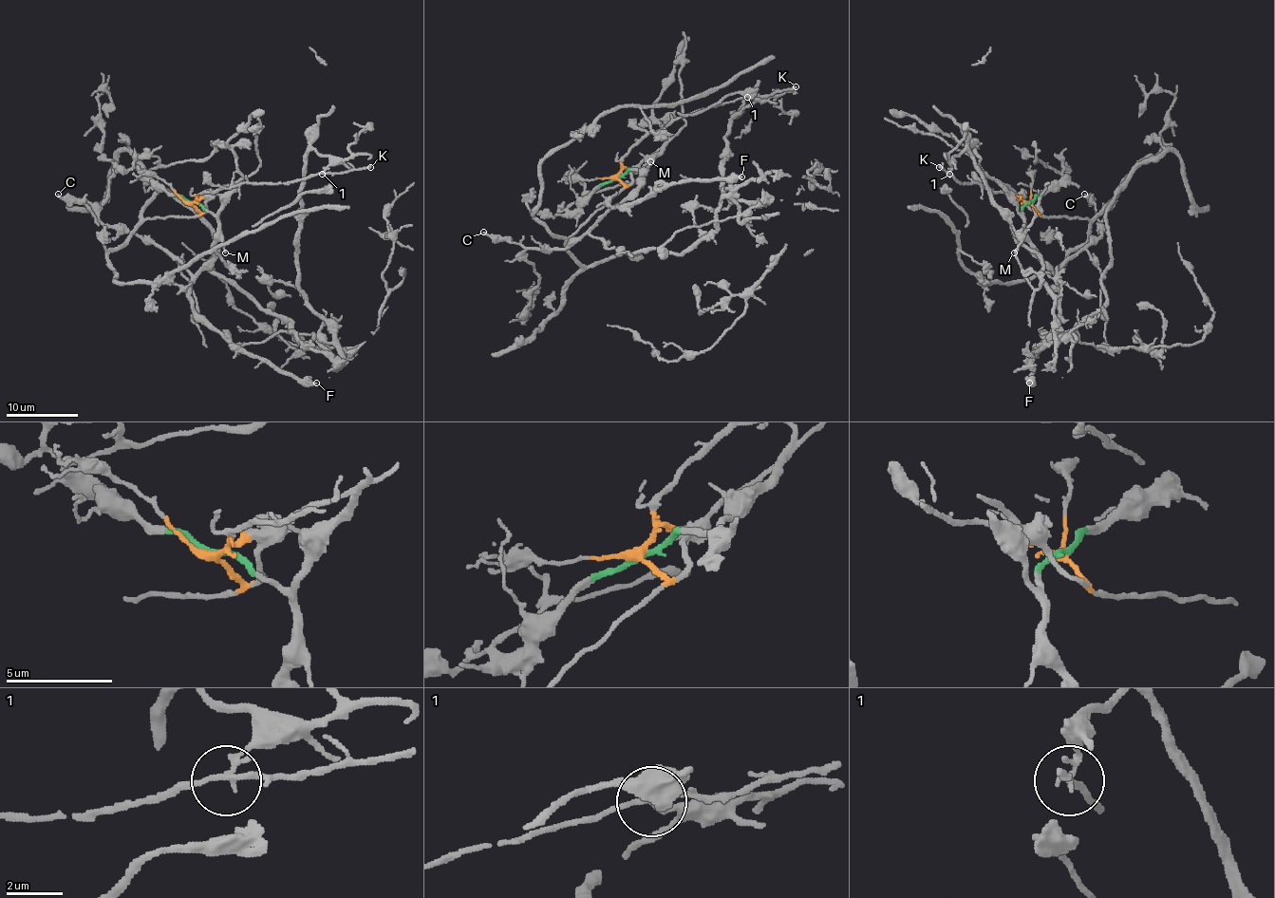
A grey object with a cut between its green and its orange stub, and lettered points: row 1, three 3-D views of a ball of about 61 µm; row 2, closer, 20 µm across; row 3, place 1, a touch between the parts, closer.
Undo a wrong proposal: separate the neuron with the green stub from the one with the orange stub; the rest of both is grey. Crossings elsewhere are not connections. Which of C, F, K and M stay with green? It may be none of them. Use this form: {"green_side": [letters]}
{"green_side": ["C", "F", "M"]}

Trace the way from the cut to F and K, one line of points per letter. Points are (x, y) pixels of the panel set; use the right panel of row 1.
F: (1030, 202), (1023, 208), (1023, 238), (1050, 269), (1059, 285), (1059, 321), (1036, 351), (1032, 379), (1028, 383)
K: (1030, 202), (1002, 192), (990, 192), (982, 184), (960, 183), (939, 166)

